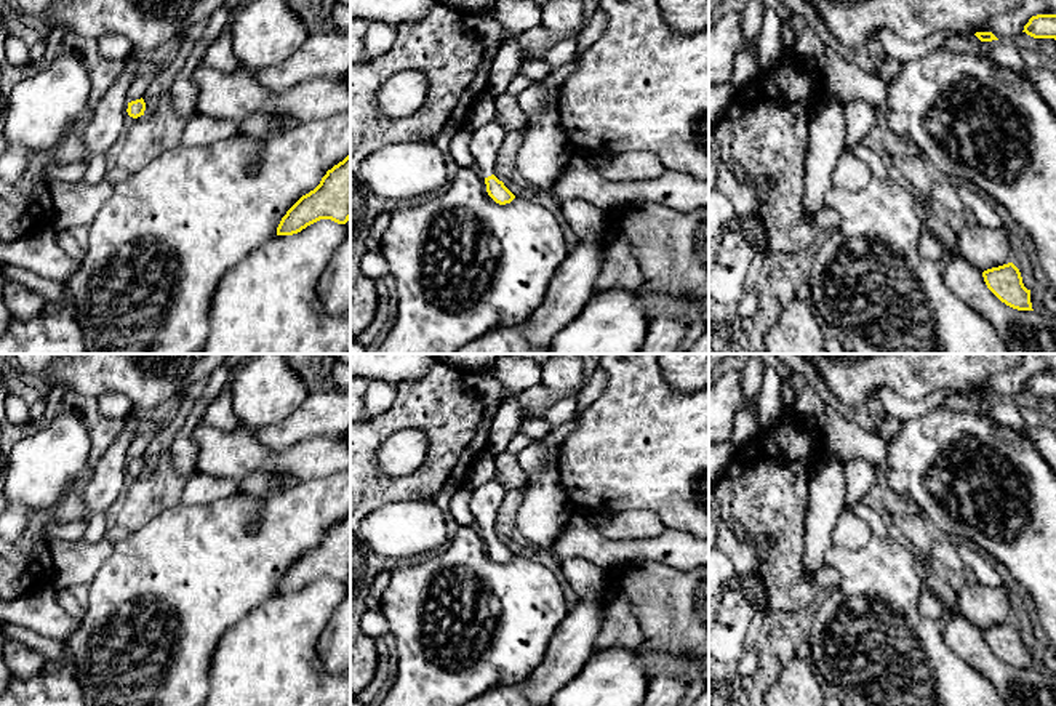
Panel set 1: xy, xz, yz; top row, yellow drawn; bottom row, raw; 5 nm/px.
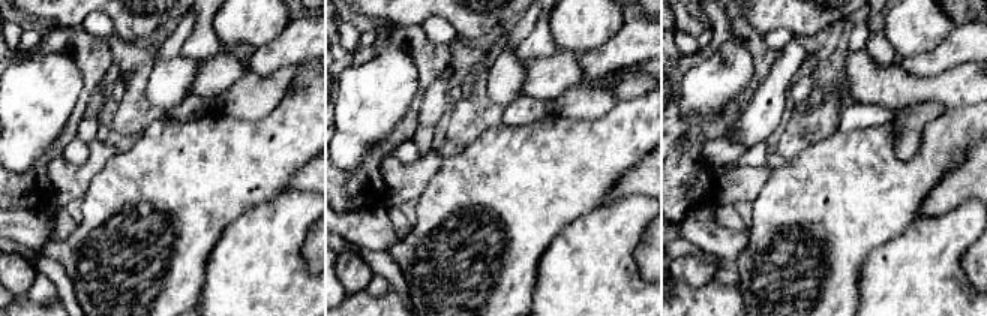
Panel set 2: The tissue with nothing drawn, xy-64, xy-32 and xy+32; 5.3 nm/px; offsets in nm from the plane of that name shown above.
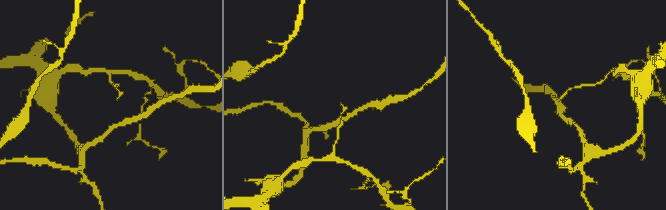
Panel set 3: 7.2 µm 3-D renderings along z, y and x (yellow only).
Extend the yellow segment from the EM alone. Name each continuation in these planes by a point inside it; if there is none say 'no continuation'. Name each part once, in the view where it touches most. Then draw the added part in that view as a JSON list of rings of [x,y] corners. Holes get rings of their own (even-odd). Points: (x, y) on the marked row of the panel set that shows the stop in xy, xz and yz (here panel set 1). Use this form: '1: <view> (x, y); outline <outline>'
1: xz (485, 144); outline [[[496,118],[472,133],[470,152],[477,162],[475,170],[483,179],[494,174],[498,154],[506,136],[506,130]]]

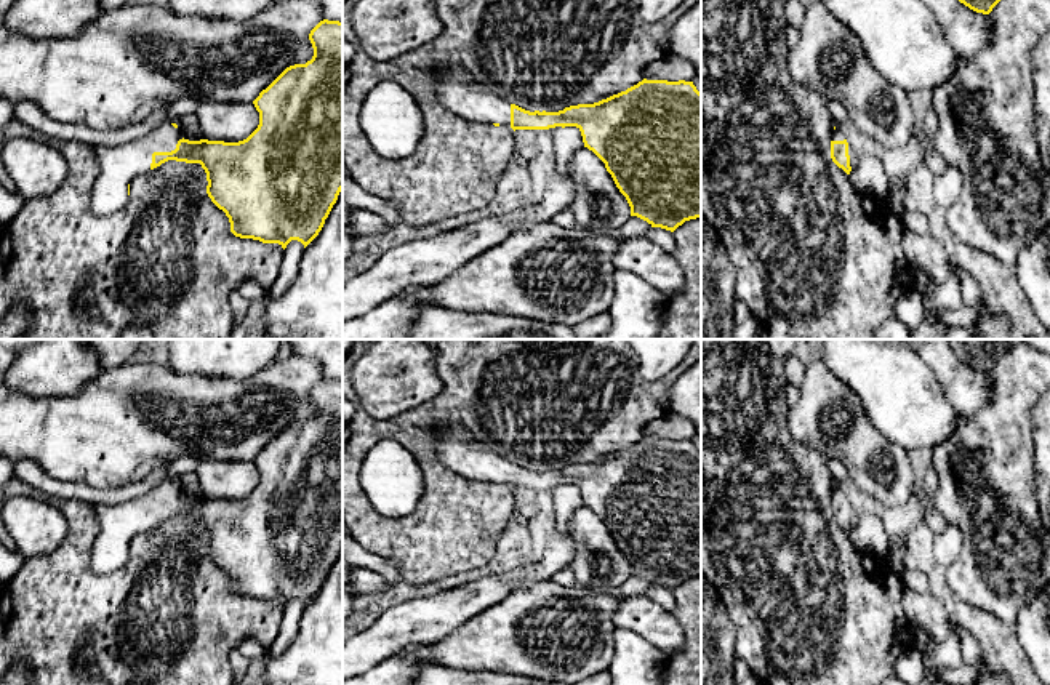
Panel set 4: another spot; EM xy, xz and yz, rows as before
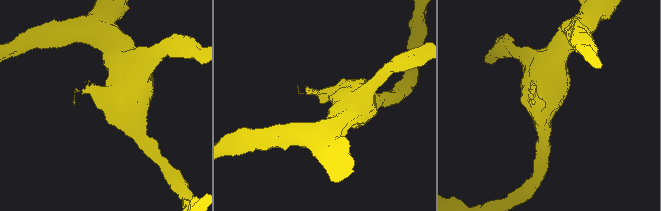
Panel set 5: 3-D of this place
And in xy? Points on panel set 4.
1: xy (119, 164); outline [[[163,123],[141,139],[123,144],[90,146],[99,165],[91,189],[91,208],[98,214],[112,214],[128,202],[128,184],[150,170],[154,152],[171,152],[182,134],[171,123]]]

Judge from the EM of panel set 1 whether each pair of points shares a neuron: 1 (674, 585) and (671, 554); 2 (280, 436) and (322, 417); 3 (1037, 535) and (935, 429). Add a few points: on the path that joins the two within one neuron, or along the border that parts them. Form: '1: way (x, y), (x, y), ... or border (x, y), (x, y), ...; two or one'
1: border (636, 559), (653, 559), (692, 569); two
2: way (290, 431), (312, 418); one
3: way (1034, 497), (1029, 474), (1007, 452), (973, 433); one

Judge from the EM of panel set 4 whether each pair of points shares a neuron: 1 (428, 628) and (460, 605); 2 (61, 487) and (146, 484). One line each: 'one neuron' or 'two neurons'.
1: one neuron
2: one neuron

